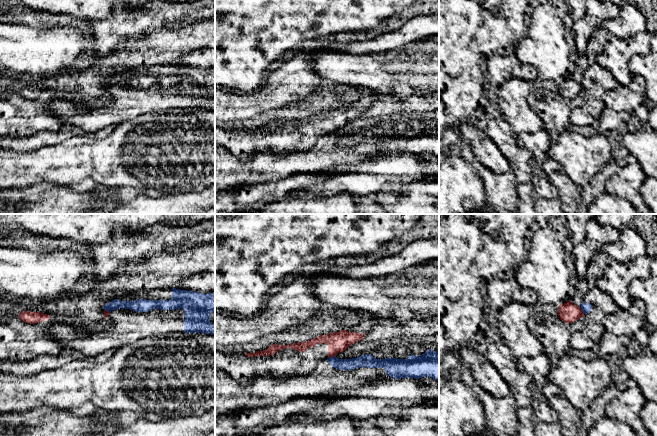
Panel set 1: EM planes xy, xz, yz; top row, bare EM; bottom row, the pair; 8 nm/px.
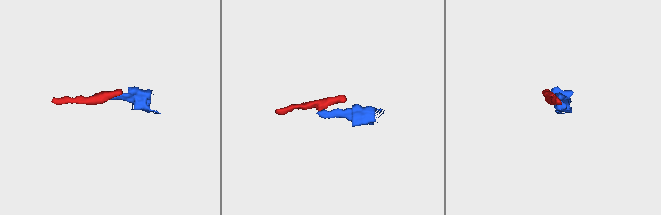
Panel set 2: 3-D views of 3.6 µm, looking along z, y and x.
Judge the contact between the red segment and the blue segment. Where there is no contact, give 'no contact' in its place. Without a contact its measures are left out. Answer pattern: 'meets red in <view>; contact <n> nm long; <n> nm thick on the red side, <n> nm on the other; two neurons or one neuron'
meets red in xz; contact 70 nm long; 170 nm thick on the red side, 100 nm on the other; two neurons

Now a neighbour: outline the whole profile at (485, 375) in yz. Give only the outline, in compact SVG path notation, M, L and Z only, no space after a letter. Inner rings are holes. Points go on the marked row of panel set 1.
M471 345L460 348L460 362L461 366L469 369L478 389L483 389L500 398L511 395L509 385L504 381L497 369L485 355L476 352Z

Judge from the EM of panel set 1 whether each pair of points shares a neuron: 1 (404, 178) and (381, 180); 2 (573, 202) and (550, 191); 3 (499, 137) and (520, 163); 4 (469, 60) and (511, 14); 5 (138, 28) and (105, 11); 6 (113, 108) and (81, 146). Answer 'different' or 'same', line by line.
1: same
2: different
3: same
4: same
5: different
6: different

